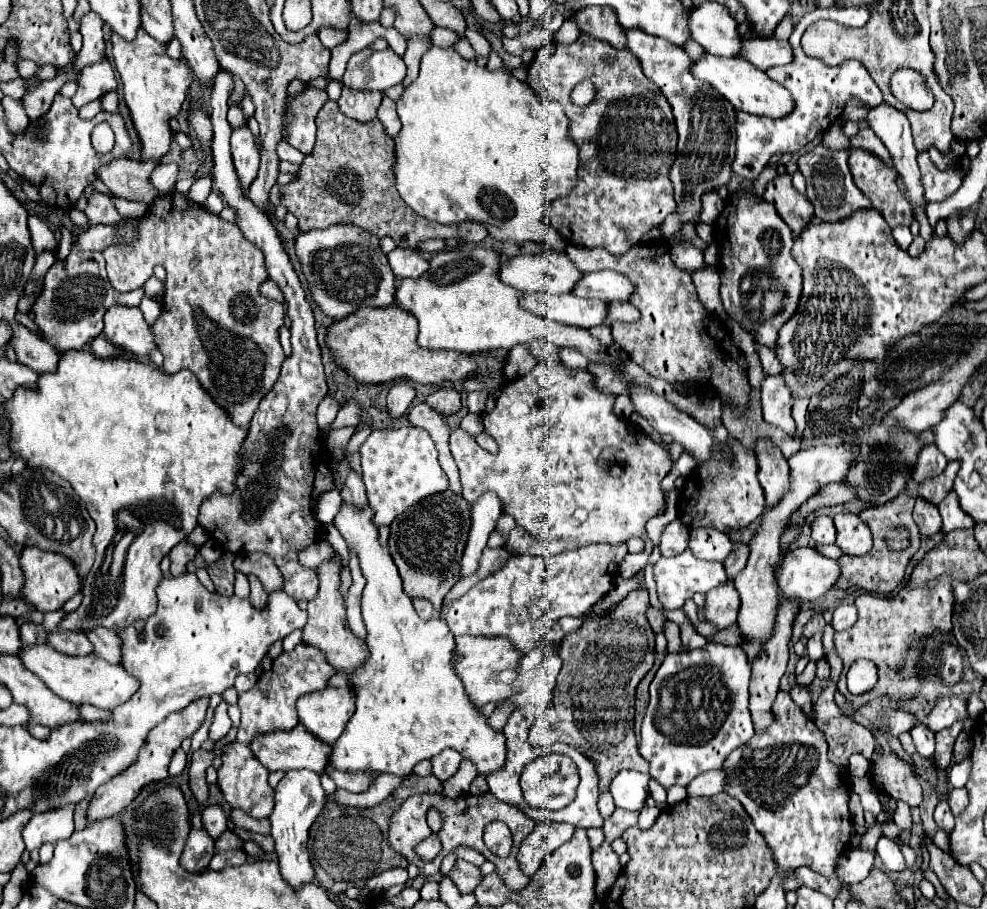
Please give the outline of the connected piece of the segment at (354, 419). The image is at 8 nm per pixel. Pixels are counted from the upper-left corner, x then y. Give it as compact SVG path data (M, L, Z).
M348 400L340 408L340 412L338 412L332 428L344 428L344 426L354 426L356 428L358 422L360 422L360 414L362 414L362 406L356 400Z

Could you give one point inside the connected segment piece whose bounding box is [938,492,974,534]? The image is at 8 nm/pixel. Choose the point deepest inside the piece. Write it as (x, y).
(953, 517)

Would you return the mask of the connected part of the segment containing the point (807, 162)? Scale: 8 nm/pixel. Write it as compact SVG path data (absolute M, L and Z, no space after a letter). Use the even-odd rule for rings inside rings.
M812 150L798 158L798 170L804 174L806 184L808 184L806 198L812 202L816 218L820 218L824 222L836 222L836 220L850 216L852 212L860 210L860 208L872 206L870 200L856 188L856 184L852 180L852 174L848 168L848 158L850 158L850 154L846 150L840 150L838 154L814 154L814 150Z

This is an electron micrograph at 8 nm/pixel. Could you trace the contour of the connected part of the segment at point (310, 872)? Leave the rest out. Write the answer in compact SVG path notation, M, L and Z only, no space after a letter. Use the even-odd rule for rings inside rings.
M288 770L280 784L276 786L276 806L270 814L272 822L272 838L276 842L278 862L282 866L282 876L292 888L300 888L306 882L314 880L314 868L310 864L310 856L306 850L308 832L316 816L324 806L324 790L320 786L320 776L312 770Z

